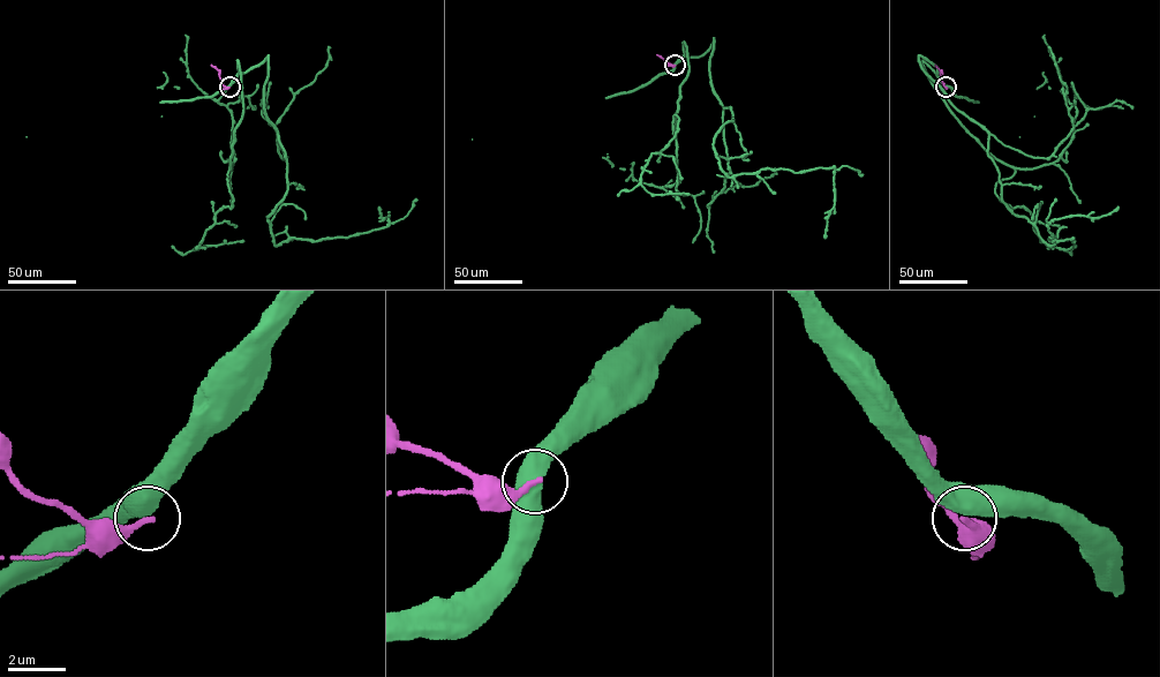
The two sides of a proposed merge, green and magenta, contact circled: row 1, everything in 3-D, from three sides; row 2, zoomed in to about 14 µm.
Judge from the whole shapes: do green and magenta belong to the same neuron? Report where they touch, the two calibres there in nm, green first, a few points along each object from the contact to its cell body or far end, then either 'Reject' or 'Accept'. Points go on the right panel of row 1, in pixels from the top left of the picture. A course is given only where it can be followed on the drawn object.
Place: (946, 87). Thickness 500 nm (green) against 200 nm. Course of green: (946, 87), (923, 61), (983, 148), (1034, 168), (1072, 136), (1076, 107), (1057, 72), (1037, 89), (1019, 136). Course of magenta: (946, 87), (935, 65). Reject

